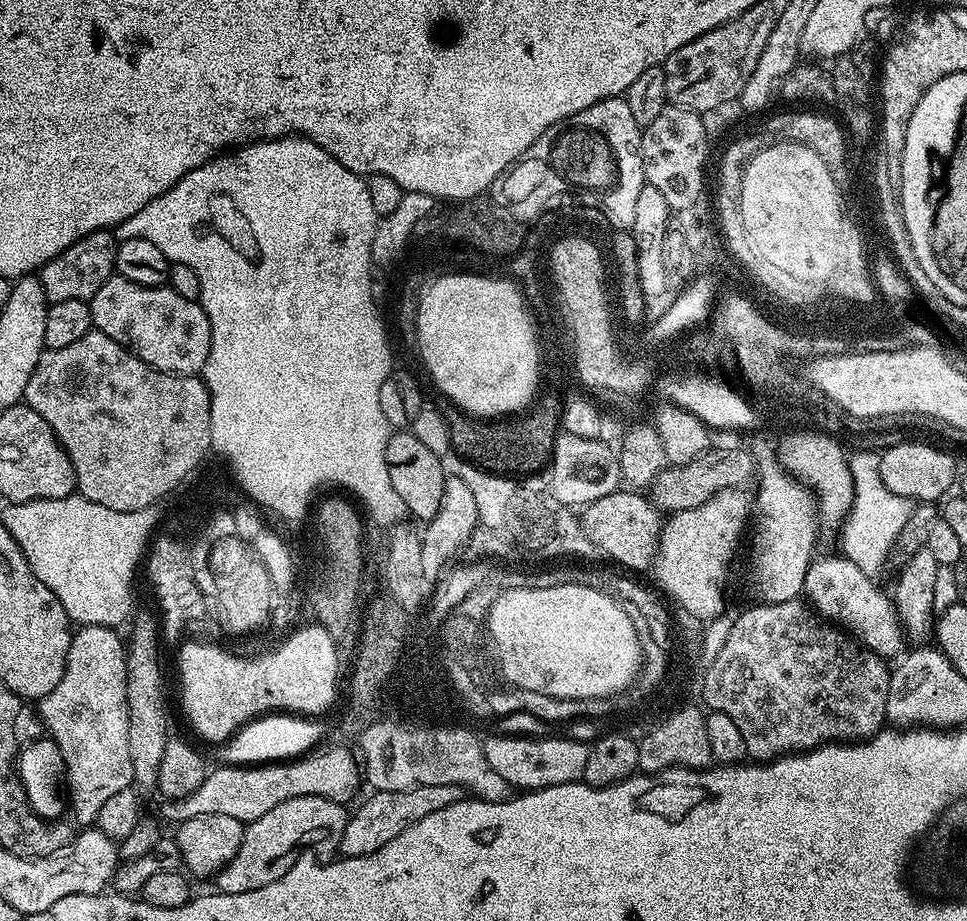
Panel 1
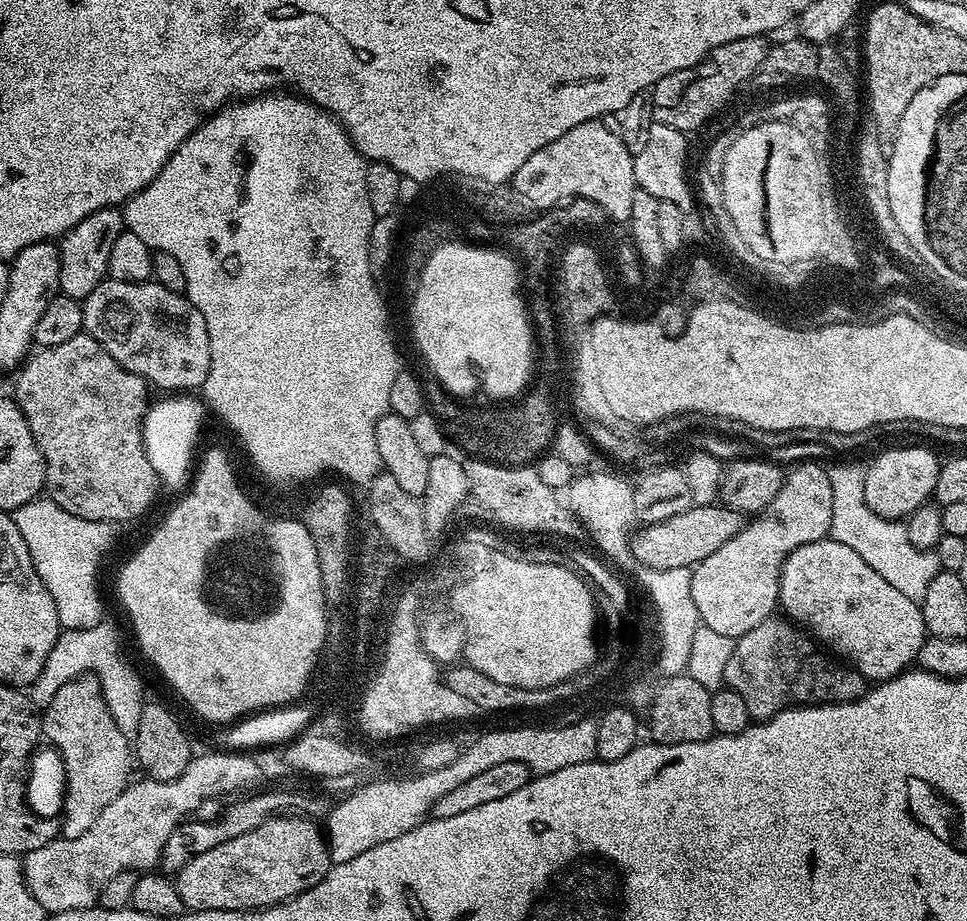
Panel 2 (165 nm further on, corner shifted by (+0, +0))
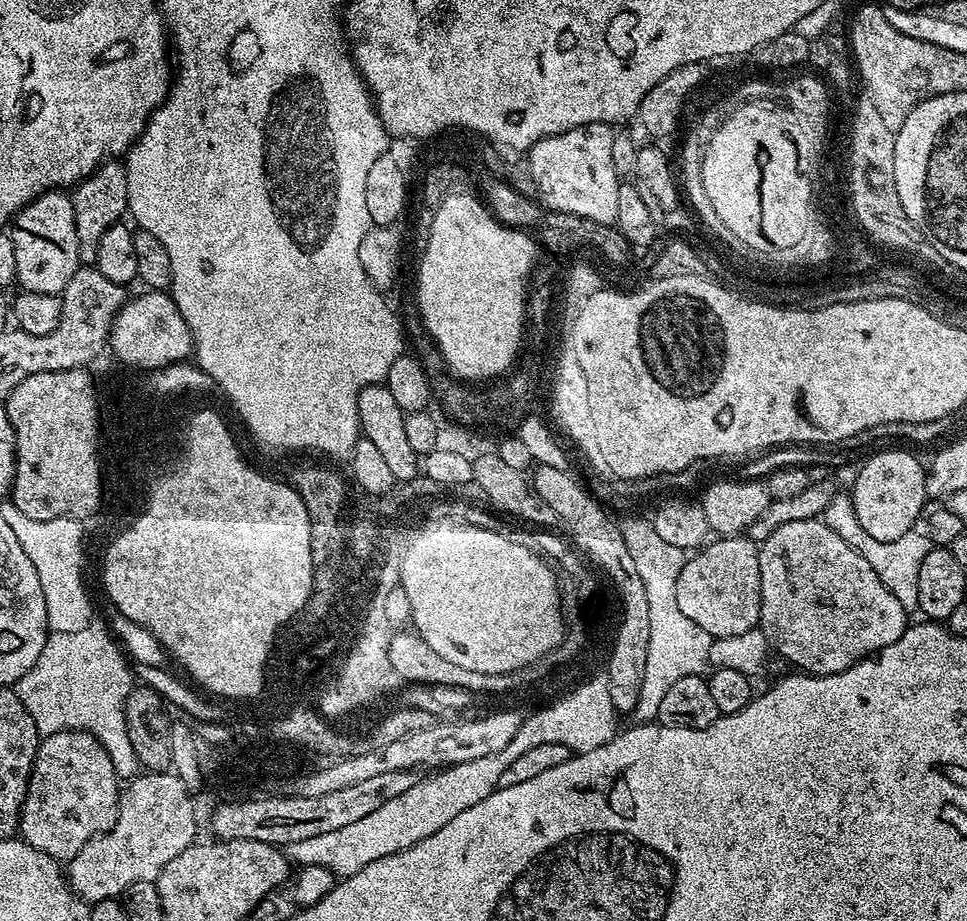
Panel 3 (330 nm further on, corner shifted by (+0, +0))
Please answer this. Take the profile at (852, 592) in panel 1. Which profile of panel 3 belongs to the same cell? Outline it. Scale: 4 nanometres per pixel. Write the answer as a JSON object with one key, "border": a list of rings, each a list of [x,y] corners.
{"border":[[[823,519],[786,522],[786,526],[778,526],[778,530],[774,530],[774,534],[770,534],[764,539],[759,545],[759,550],[760,622],[758,627],[764,632],[771,651],[775,655],[777,652],[782,659],[789,660],[796,667],[793,669],[809,676],[838,674],[842,670],[854,666],[859,660],[867,660],[868,657],[880,653],[886,646],[898,642],[898,638],[902,638],[902,634],[910,626],[909,613],[902,606],[902,602],[898,602],[898,598],[894,598],[894,594],[890,594],[890,590],[886,590],[886,586],[882,586],[882,578],[878,578],[878,574],[874,574],[874,566],[870,566],[870,562],[866,562],[866,558],[862,558],[862,554],[858,554],[858,550],[854,546],[850,546],[845,540],[838,538],[838,534],[834,534],[834,530],[830,526],[826,526]]]}

